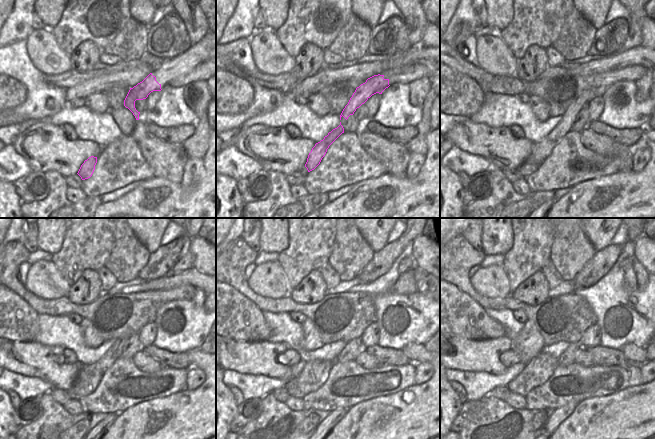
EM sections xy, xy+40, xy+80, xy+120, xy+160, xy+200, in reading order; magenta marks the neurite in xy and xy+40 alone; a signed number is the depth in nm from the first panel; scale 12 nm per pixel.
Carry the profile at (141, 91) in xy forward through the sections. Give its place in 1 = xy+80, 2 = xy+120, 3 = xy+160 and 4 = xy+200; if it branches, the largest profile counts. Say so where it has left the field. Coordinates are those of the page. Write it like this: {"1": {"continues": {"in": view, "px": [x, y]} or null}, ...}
{"1": {"continues": {"in": "xy+80", "px": [542, 149]}}, "2": {"continues": {"in": "xy+120", "px": [99, 368]}}, "3": {"continues": {"in": "xy+160", "px": [371, 310]}}, "4": {"continues": {"in": "xy+200", "px": [593, 314]}}}

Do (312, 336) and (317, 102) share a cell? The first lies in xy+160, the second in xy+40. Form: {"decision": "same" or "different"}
{"decision": "same"}

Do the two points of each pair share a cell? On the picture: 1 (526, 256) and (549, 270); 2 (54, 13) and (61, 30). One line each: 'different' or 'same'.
1: different
2: different

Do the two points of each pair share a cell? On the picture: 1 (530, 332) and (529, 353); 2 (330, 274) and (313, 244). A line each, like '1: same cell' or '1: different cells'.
1: same cell
2: different cells

